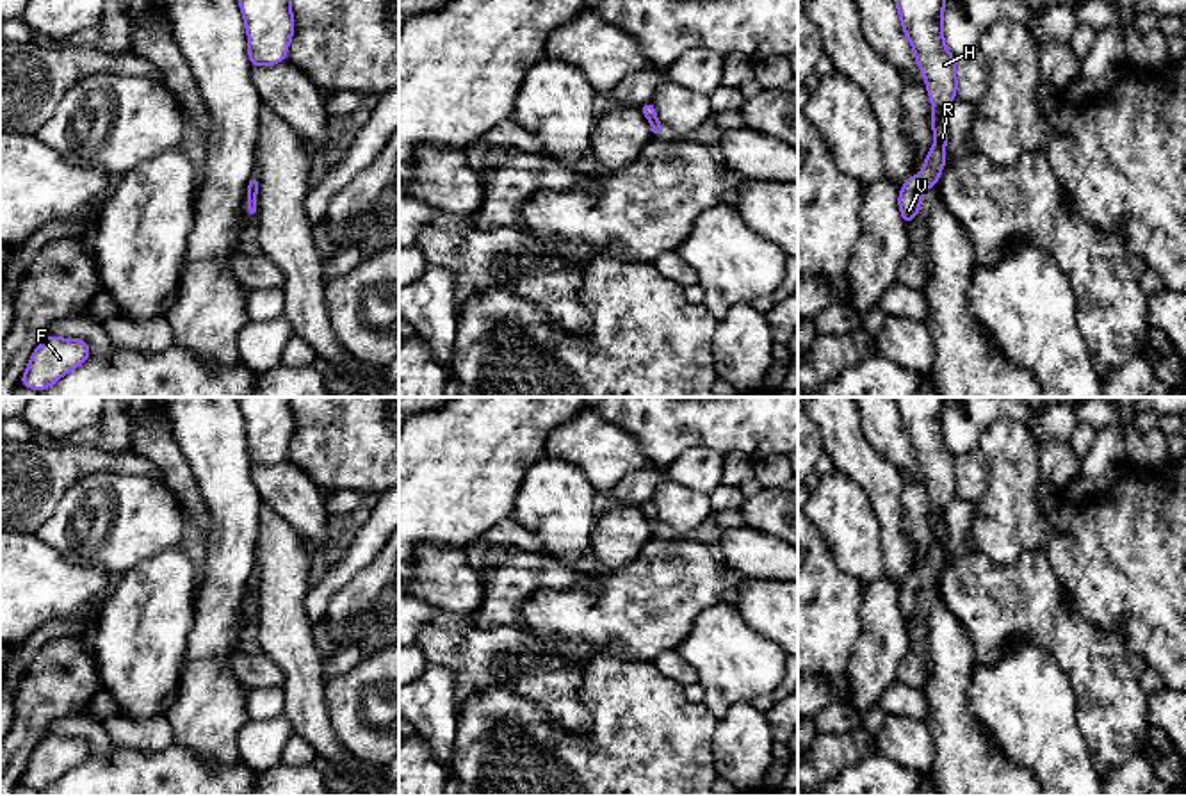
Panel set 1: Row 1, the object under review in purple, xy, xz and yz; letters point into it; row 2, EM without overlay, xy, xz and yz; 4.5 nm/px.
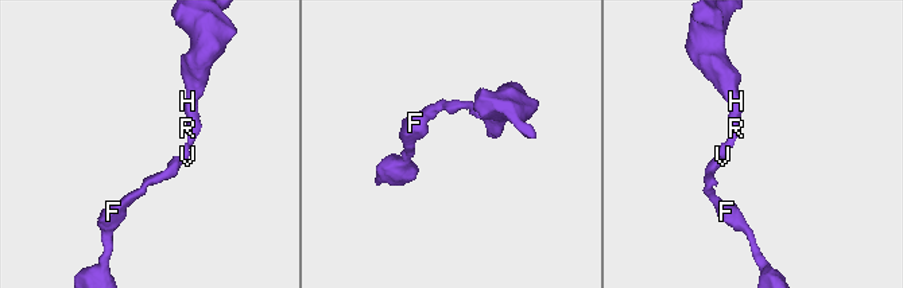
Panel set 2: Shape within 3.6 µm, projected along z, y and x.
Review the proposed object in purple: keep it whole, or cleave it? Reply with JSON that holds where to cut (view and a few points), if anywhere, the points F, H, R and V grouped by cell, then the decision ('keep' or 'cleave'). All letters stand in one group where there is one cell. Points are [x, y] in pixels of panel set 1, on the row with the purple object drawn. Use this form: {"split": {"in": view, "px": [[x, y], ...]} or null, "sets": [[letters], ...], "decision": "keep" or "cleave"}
{"split": null, "sets": [["F", "H", "R", "V"]], "decision": "keep"}

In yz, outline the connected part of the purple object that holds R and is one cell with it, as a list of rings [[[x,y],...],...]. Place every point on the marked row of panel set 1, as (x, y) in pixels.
[[[894,0],[917,66],[924,75],[933,114],[930,118],[935,144],[930,148],[922,171],[910,176],[899,189],[899,212],[908,226],[921,212],[921,198],[928,187],[937,187],[946,167],[947,126],[946,110],[956,98],[956,59],[944,43],[946,0]]]

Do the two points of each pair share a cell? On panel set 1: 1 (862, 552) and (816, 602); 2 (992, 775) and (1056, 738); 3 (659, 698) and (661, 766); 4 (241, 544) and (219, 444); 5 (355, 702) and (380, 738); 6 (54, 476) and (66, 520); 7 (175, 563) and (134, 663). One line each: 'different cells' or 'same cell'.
1: different cells
2: different cells
3: same cell
4: same cell
5: same cell
6: different cells
7: same cell

